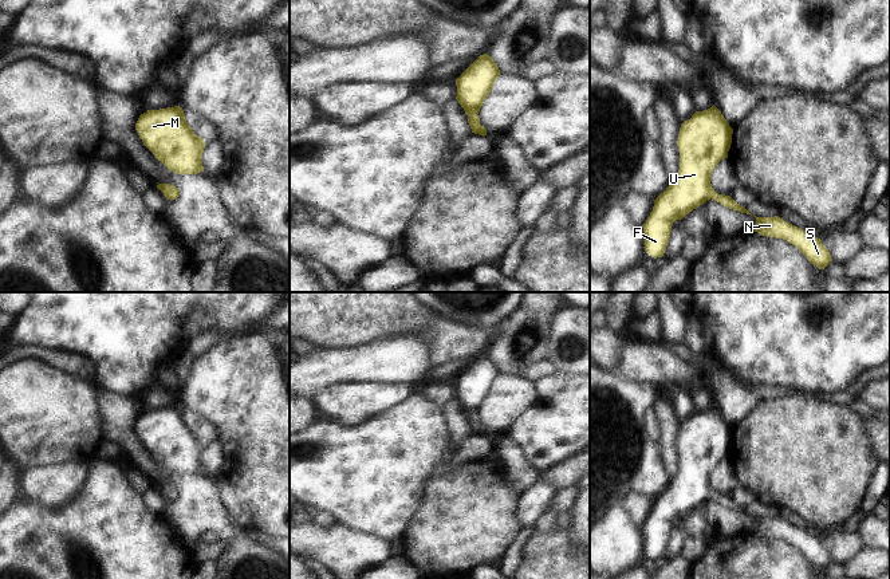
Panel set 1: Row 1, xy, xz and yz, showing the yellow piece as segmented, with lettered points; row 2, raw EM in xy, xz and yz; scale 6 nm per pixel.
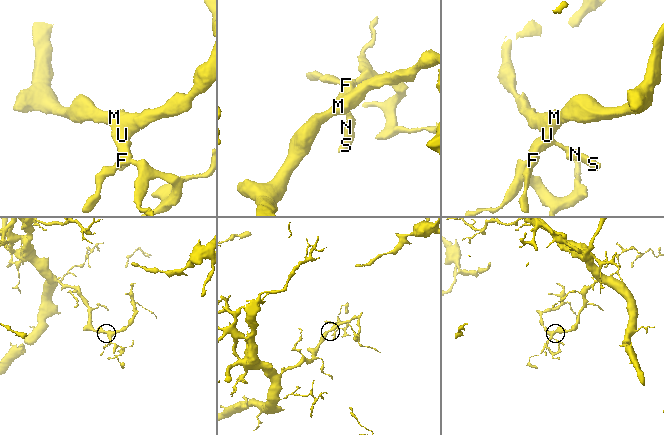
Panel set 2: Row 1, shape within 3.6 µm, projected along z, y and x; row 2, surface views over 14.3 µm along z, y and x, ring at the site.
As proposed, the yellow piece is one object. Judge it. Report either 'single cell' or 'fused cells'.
single cell

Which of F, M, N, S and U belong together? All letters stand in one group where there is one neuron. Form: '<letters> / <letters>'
F M N S U

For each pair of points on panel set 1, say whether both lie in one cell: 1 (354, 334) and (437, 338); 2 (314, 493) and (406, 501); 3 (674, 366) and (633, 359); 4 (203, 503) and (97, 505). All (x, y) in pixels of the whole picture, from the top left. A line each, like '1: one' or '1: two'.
1: one
2: one
3: one
4: two

